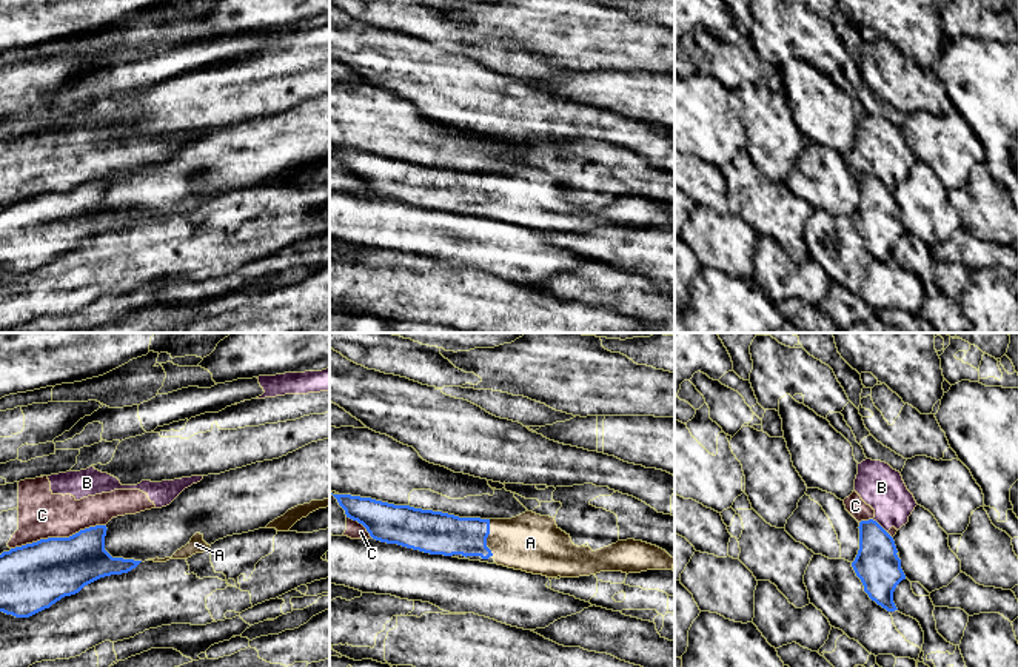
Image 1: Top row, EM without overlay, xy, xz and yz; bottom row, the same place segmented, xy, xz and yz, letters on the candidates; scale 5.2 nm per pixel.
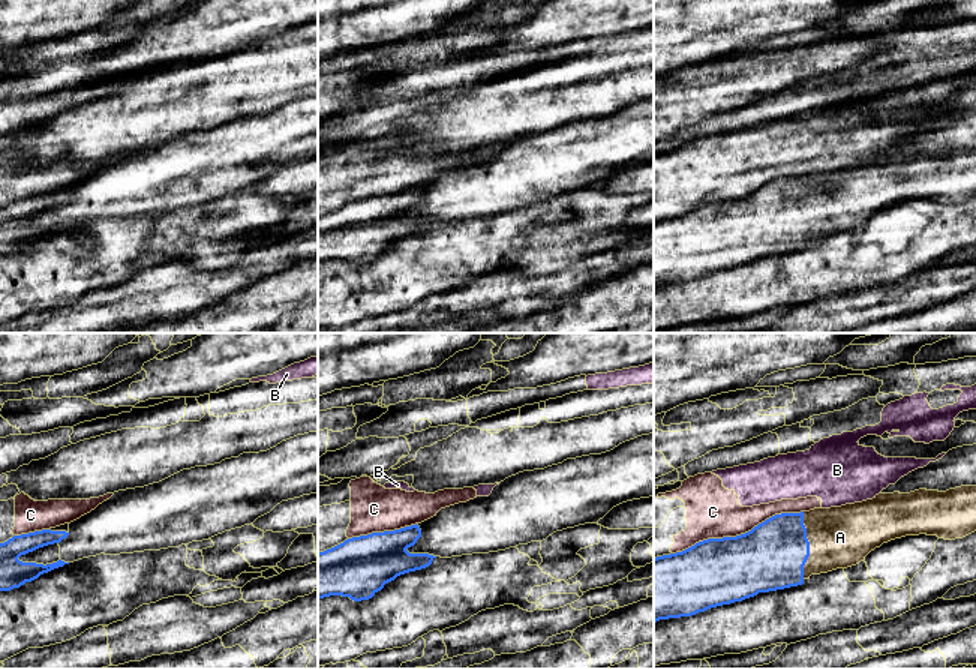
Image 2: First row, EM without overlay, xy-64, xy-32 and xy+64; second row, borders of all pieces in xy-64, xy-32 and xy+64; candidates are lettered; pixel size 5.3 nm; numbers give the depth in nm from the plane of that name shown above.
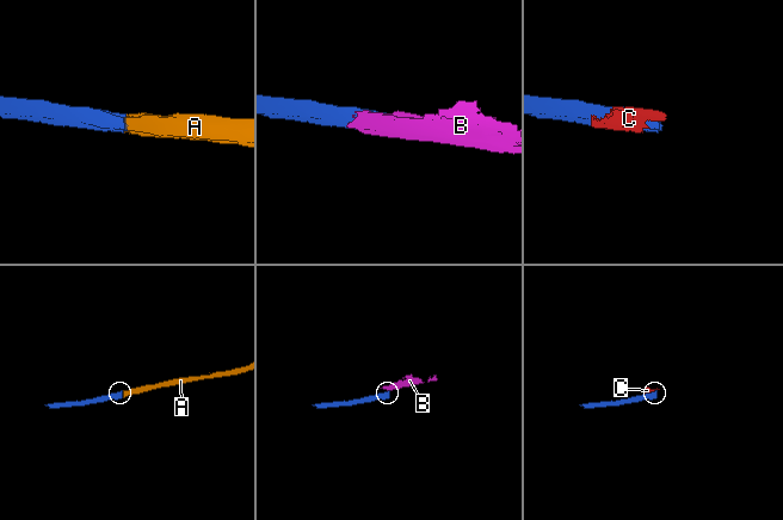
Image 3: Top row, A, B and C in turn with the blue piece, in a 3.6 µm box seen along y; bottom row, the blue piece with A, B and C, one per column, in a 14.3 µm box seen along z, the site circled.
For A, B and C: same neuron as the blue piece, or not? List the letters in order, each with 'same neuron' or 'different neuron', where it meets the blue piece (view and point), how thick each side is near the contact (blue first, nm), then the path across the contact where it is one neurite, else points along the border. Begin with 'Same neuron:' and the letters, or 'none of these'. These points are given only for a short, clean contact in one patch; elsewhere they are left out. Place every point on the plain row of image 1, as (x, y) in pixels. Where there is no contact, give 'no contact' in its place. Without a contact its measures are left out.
Same neuron: A
A: same neuron; contact xz (487, 191); calibres 220 and 300 nm; way xz (439, 188), (487, 191), (512, 197), (530, 197)
B: different neuron; contact yz (880, 180); calibres 240 and 240 nm; border yz (872, 174), (886, 187)
C: different neuron; contact xy (57, 193); calibres 340 and 240 nm

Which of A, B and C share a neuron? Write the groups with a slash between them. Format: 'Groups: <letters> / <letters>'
Groups: A / B C

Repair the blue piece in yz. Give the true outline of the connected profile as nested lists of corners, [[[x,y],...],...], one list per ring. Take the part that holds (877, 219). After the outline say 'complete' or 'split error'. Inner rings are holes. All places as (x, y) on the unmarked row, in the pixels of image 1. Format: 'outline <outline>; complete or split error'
outline [[[873,174],[861,176],[858,183],[859,205],[852,222],[869,253],[887,266],[895,266],[893,246],[906,234],[895,196]]]; complete

